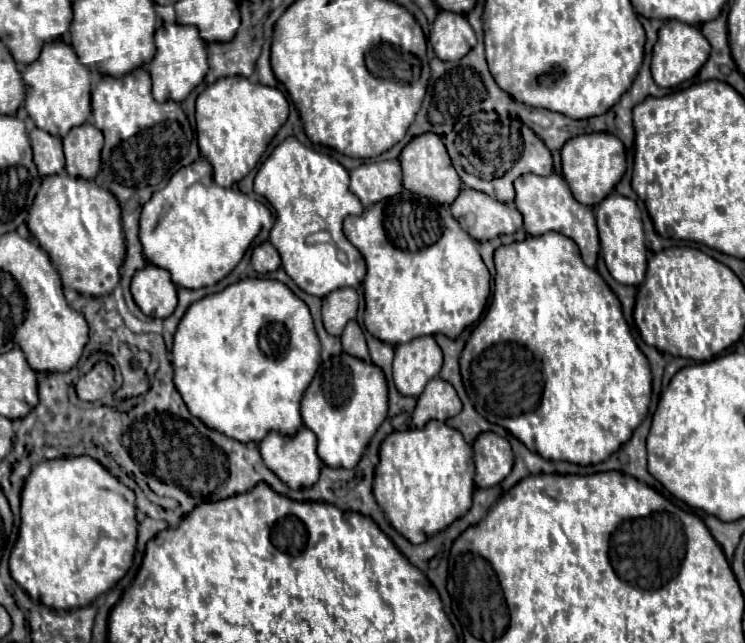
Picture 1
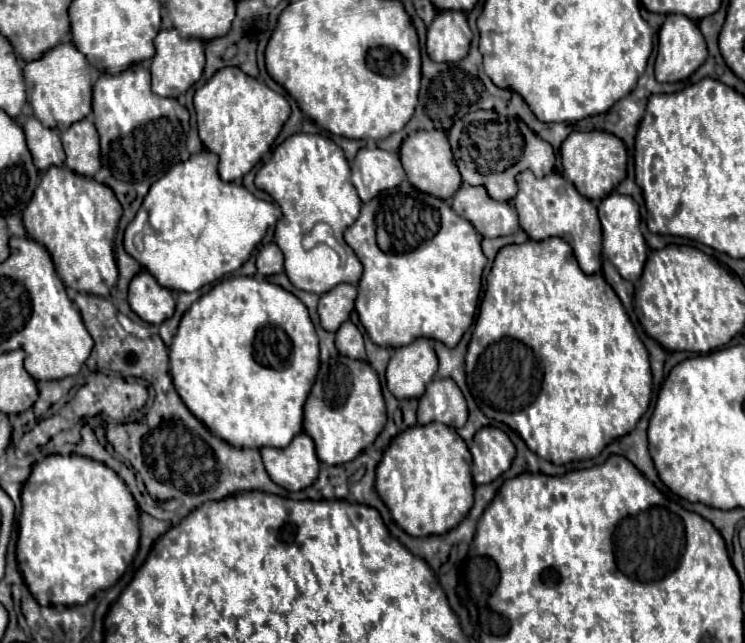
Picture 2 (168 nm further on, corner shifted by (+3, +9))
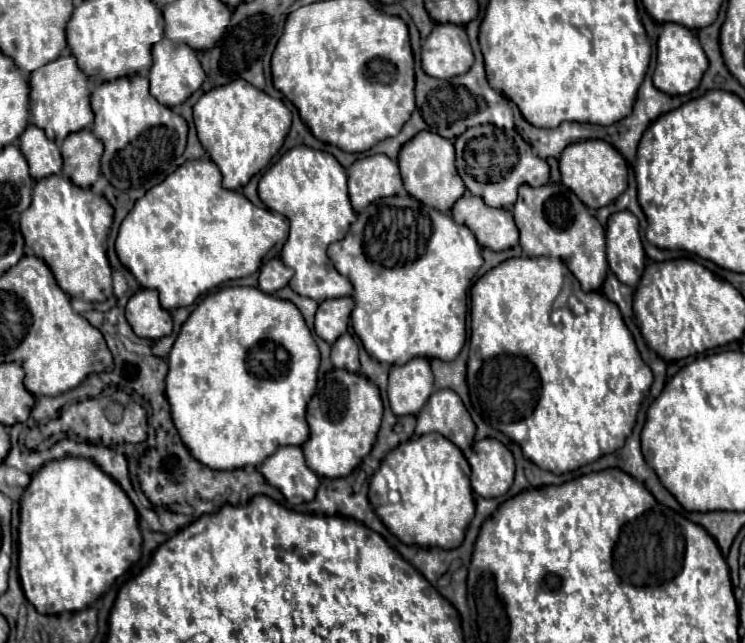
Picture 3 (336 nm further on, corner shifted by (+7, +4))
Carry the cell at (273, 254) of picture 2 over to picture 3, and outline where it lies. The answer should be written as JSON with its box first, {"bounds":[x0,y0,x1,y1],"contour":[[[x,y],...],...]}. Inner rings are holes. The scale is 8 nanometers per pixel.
{"bounds":[258,258,292,294],"contour":[[[272,258],[272,260],[264,262],[262,268],[260,268],[260,278],[258,278],[260,286],[258,286],[258,288],[260,288],[262,292],[274,294],[276,290],[280,290],[280,288],[284,288],[284,286],[288,284],[290,276],[292,276],[290,268],[286,268],[286,266],[280,262],[280,258]]]}

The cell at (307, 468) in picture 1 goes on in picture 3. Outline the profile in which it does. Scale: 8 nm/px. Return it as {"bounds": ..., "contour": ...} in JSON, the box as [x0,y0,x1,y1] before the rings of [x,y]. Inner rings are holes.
{"bounds":[260,446,320,504],"contour":[[[284,446],[276,454],[268,456],[260,466],[262,476],[268,484],[278,488],[290,504],[310,502],[316,496],[320,478],[312,472],[306,462],[300,446]]]}

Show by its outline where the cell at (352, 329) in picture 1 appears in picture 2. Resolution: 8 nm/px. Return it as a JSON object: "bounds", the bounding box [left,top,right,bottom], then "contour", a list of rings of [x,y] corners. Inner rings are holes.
{"bounds":[336,321,366,361],"contour":[[[352,321],[342,323],[342,327],[336,331],[336,349],[338,349],[340,355],[366,361],[362,333],[358,331],[358,327]]]}

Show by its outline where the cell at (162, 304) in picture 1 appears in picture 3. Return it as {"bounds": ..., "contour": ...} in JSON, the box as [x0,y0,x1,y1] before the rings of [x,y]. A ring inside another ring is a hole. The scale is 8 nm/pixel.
{"bounds":[126,288,172,340],"contour":[[[140,288],[126,304],[126,320],[142,338],[158,340],[172,332],[172,316],[158,302],[158,292]]]}

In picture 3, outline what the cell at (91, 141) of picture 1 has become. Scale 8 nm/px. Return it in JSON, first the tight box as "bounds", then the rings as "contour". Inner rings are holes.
{"bounds":[62,128,102,188],"contour":[[[88,128],[68,134],[62,144],[62,174],[68,176],[80,188],[90,188],[100,174],[102,150],[102,142],[96,140],[92,130]]]}

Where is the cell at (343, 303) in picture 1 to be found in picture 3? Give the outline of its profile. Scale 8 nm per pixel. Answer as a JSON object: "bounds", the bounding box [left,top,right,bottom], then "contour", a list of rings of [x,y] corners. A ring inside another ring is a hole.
{"bounds":[314,296,354,344],"contour":[[[352,296],[328,298],[328,300],[320,302],[320,306],[316,310],[316,324],[314,324],[316,334],[322,340],[326,340],[328,344],[334,344],[334,340],[338,336],[342,336],[342,332],[348,330],[348,320],[350,320],[352,308],[354,308]]]}

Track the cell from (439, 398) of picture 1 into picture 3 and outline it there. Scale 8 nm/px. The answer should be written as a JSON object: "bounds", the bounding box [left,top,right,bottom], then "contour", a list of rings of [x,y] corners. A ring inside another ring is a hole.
{"bounds":[416,390,476,450],"contour":[[[436,390],[420,410],[416,422],[416,436],[430,432],[446,436],[460,450],[472,446],[476,426],[454,390]]]}

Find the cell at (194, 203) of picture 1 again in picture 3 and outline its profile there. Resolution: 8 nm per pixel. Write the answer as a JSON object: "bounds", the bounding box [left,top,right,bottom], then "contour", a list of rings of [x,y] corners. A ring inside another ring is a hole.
{"bounds":[116,158,288,310],"contour":[[[198,158],[184,162],[162,184],[150,188],[140,200],[136,200],[132,212],[120,226],[116,254],[142,288],[158,290],[162,308],[174,310],[192,304],[200,294],[226,280],[250,276],[260,268],[264,254],[286,236],[288,220],[282,214],[255,206],[240,192],[222,188],[218,166],[210,158]]]}

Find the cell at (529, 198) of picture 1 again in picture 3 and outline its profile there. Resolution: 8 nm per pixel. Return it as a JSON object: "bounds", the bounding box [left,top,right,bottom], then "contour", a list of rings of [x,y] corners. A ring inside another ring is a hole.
{"bounds":[512,184,606,290],"contour":[[[522,184],[518,190],[518,200],[512,208],[516,226],[520,230],[520,246],[526,256],[558,256],[572,270],[572,274],[582,284],[582,290],[600,290],[606,278],[606,232],[602,224],[590,214],[590,210],[562,184],[544,184],[544,186],[528,186]]]}

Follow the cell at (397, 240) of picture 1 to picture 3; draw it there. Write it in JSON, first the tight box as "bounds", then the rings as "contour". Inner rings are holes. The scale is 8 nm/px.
{"bounds":[328,196,482,364],"contour":[[[390,196],[390,198],[382,198],[382,200],[376,200],[372,202],[368,208],[364,208],[356,222],[350,226],[348,234],[344,236],[344,240],[340,242],[334,242],[330,244],[328,248],[328,256],[330,260],[334,262],[334,266],[338,268],[338,272],[346,274],[354,286],[354,310],[352,310],[352,326],[354,326],[354,332],[358,334],[358,338],[362,340],[366,352],[376,358],[378,362],[382,364],[406,364],[406,360],[412,360],[414,356],[426,356],[426,358],[440,358],[440,360],[454,360],[458,356],[458,352],[462,350],[464,342],[466,342],[466,312],[468,312],[468,288],[472,284],[472,278],[476,276],[478,268],[482,266],[482,248],[480,244],[474,240],[474,234],[454,222],[454,218],[450,214],[444,214],[436,208],[430,208],[430,206],[424,206],[422,202],[418,202],[416,198],[412,196]]]}

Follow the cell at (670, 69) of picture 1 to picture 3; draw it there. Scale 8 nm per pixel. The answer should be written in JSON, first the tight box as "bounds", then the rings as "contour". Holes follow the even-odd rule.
{"bounds":[654,22,708,94],"contour":[[[668,22],[662,26],[660,38],[658,38],[658,54],[656,54],[656,70],[654,70],[654,86],[666,94],[688,94],[698,84],[702,74],[708,68],[708,58],[694,34],[684,28],[682,24]]]}

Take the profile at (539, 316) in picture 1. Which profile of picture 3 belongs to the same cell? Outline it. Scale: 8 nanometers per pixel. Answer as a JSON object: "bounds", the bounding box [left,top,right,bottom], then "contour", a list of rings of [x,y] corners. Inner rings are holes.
{"bounds":[466,256,652,474],"contour":[[[538,256],[538,258],[510,258],[490,272],[486,272],[474,286],[472,286],[472,336],[470,336],[470,352],[468,352],[468,374],[466,382],[470,384],[470,390],[474,394],[474,404],[478,414],[496,430],[504,432],[510,440],[520,444],[524,456],[540,466],[542,470],[550,470],[554,474],[564,474],[572,472],[584,464],[590,464],[598,460],[604,454],[610,454],[618,448],[624,446],[626,438],[630,436],[638,410],[642,406],[642,400],[652,384],[652,370],[646,366],[642,360],[636,342],[626,328],[620,309],[614,302],[610,302],[602,292],[584,292],[580,288],[580,282],[572,276],[572,272],[566,274],[566,266],[562,264],[560,258],[550,258],[550,256]]]}

